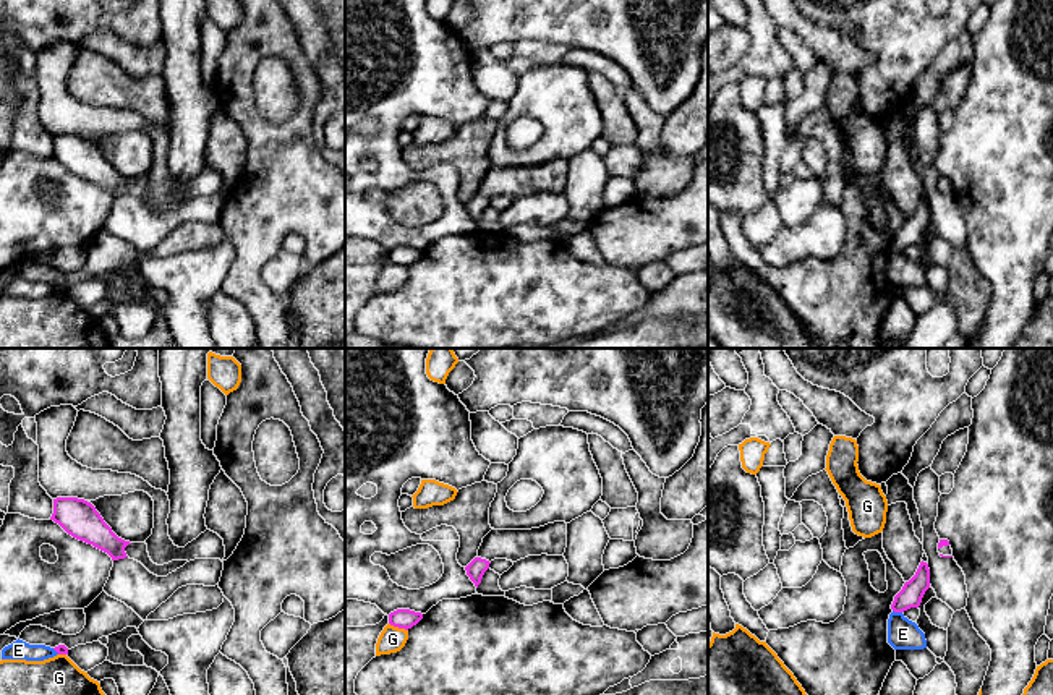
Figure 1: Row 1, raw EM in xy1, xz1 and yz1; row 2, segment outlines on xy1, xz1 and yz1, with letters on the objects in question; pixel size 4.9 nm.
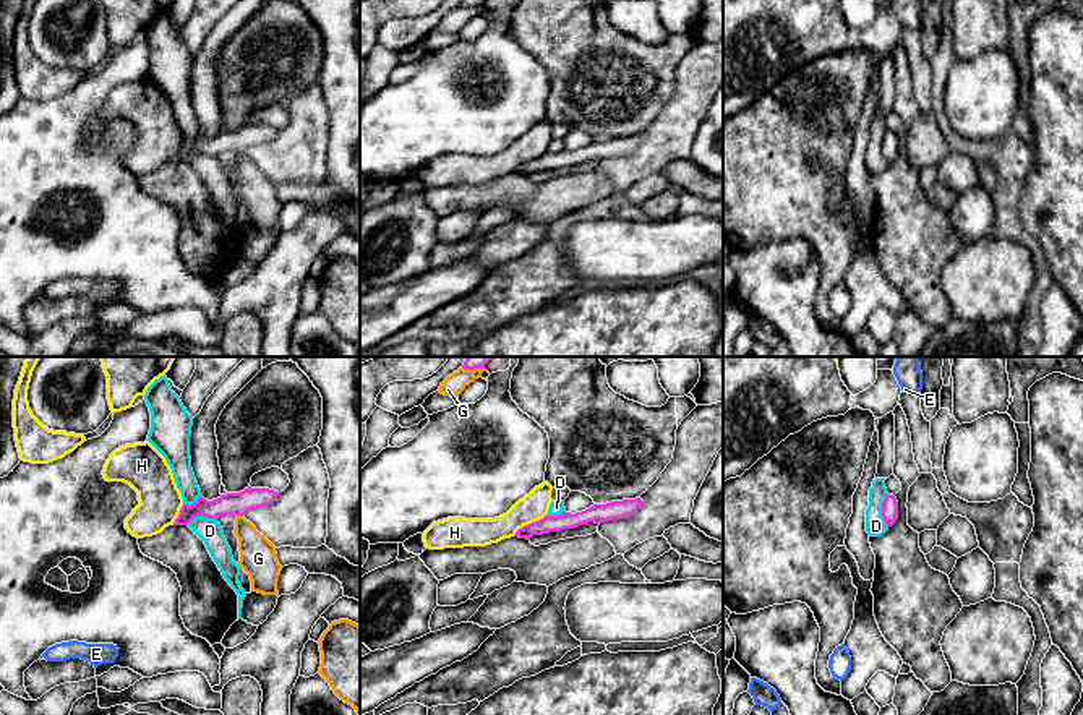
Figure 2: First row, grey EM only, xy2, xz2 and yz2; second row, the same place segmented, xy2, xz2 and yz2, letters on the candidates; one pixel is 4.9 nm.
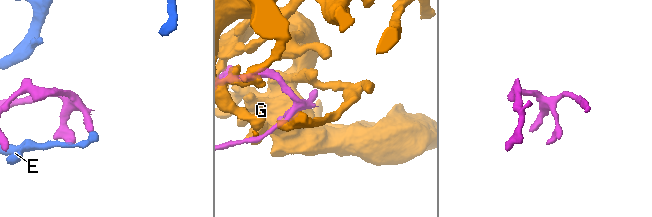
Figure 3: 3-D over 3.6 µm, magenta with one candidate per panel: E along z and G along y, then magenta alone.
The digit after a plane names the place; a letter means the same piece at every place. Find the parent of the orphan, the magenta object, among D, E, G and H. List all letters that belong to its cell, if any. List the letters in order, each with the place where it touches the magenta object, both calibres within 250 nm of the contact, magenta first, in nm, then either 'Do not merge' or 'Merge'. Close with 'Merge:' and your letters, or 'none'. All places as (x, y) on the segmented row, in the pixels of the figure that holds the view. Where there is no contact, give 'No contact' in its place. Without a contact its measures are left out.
D: Touches magenta at yz2 (882, 511). Thickness 80 nm (magenta) against 100 nm. Do not merge
E: Touches magenta at yz1 (898, 611). Thickness 120 nm (magenta) against 160 nm. Do not merge
G: Touches magenta at xz1 (399, 627). Thickness 100 nm (magenta) against 130 nm. Do not merge
H: Touches magenta at xz2 (529, 524). Thickness 80 nm (magenta) against 140 nm. Do not merge
Merge: none

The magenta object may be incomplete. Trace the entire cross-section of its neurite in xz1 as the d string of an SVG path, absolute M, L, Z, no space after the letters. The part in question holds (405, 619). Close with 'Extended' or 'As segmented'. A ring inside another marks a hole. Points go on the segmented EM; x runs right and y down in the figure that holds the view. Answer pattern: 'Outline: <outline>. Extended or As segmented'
Outline: M397 609L389 614L389 624L399 629L411 629L423 619L421 612L415 612L410 609Z. As segmented

